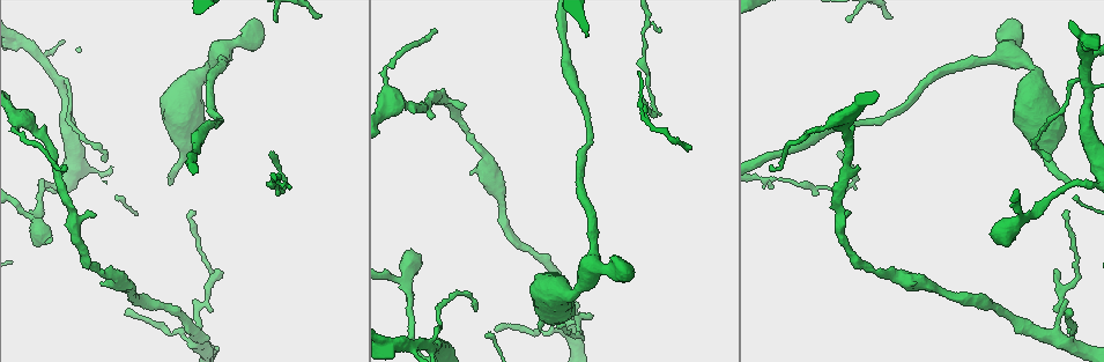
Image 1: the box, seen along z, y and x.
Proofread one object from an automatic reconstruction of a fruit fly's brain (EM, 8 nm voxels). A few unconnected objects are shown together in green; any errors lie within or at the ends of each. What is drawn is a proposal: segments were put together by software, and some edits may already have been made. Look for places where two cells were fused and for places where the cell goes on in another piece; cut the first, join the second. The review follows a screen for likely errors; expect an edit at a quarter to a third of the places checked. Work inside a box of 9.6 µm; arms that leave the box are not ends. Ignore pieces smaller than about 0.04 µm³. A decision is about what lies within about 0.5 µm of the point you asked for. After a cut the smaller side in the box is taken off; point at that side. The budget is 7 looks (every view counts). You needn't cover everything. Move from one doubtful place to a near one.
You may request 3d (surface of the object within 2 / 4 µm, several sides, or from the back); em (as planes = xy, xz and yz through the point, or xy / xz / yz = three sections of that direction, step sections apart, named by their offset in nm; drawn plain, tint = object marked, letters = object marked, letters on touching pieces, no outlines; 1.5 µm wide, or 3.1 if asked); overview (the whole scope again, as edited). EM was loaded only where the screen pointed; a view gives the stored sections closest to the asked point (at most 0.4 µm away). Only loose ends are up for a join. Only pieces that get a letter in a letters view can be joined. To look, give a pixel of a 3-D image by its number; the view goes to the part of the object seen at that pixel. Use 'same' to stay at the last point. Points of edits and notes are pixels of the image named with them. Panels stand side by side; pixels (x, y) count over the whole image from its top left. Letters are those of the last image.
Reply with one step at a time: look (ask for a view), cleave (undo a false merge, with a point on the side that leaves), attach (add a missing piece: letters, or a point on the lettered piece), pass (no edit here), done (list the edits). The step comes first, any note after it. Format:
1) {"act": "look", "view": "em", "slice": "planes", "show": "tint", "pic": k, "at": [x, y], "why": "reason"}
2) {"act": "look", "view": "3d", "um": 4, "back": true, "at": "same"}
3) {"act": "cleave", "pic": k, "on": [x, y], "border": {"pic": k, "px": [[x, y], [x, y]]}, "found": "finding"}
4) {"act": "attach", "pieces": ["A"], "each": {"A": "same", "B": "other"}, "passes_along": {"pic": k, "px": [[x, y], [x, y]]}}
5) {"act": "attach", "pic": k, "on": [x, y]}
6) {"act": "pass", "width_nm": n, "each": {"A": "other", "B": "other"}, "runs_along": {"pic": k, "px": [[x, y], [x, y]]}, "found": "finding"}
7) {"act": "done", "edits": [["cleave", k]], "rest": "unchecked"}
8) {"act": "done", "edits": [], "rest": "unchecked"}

{"act": "look", "view": "em", "slice": "planes", "show": "letters", "pic": 1, "at": [999, 243], "why": "free end"}

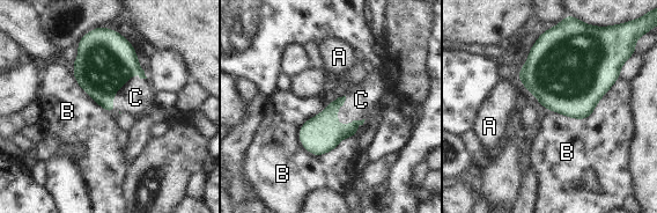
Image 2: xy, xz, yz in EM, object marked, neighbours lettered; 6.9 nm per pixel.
{"act": "attach", "pieces": ["C"], "width_nm": 200, "each": {"A": "other", "B": "other", "C": "same"}, "passes_along": {"pic": 2, "px": [[322, 133], [344, 125], [361, 100]]}, "found": "the cell continues"}

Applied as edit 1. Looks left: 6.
{"act": "look", "view": "3d", "um": 2, "pic": 1, "at": [495, 187]}

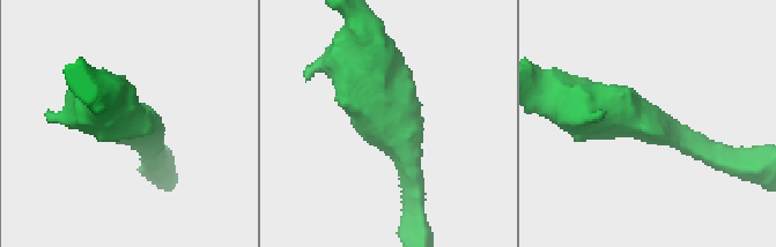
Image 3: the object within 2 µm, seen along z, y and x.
{"act": "look", "view": "em", "slice": "planes", "show": "letters", "pic": 3, "at": [131, 126], "arm_widths_nm": [170, 480], "why": "now the EM"}

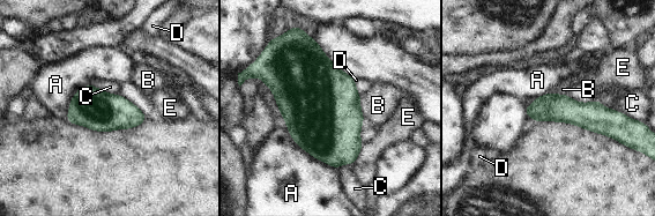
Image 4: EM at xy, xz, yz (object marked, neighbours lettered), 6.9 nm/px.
{"act": "pass", "each": {"A": "other", "B": "other", "C": "other", "D": "other", "E": "other"}, "runs_along": {"pic": 4, "px": [[528, 109], [618, 118]]}, "found": "one cell here"}

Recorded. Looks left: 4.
{"act": "look", "view": "em", "slice": "planes", "show": "plain", "pic": 1, "at": [1069, 180], "why": "branch stops here"}

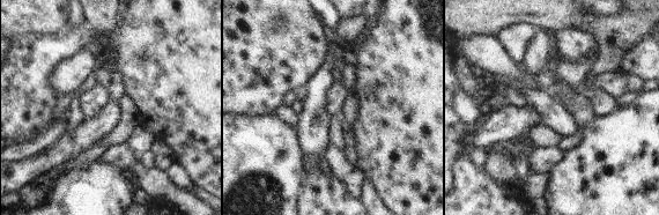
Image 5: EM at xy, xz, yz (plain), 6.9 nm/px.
{"act": "look", "view": "em", "slice": "planes", "show": "letters", "at": "same"}

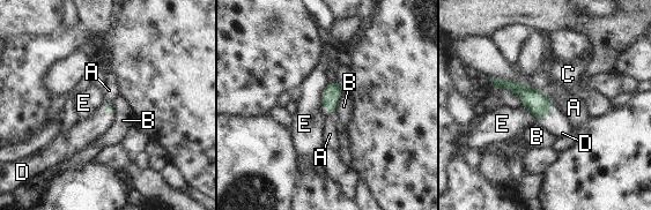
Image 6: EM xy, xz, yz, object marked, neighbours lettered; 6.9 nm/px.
{"act": "attach", "pieces": ["D"], "each": {"A": "other", "B": "other", "C": "other", "D": "same", "E": "other"}, "passes_along": {"pic": 6, "px": [[534, 100], [546, 112], [555, 121]]}, "found": "it goes on there"}

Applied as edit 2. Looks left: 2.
{"act": "done", "edits": [["attach", 2], ["attach", 6]], "rest": "unchecked"}

